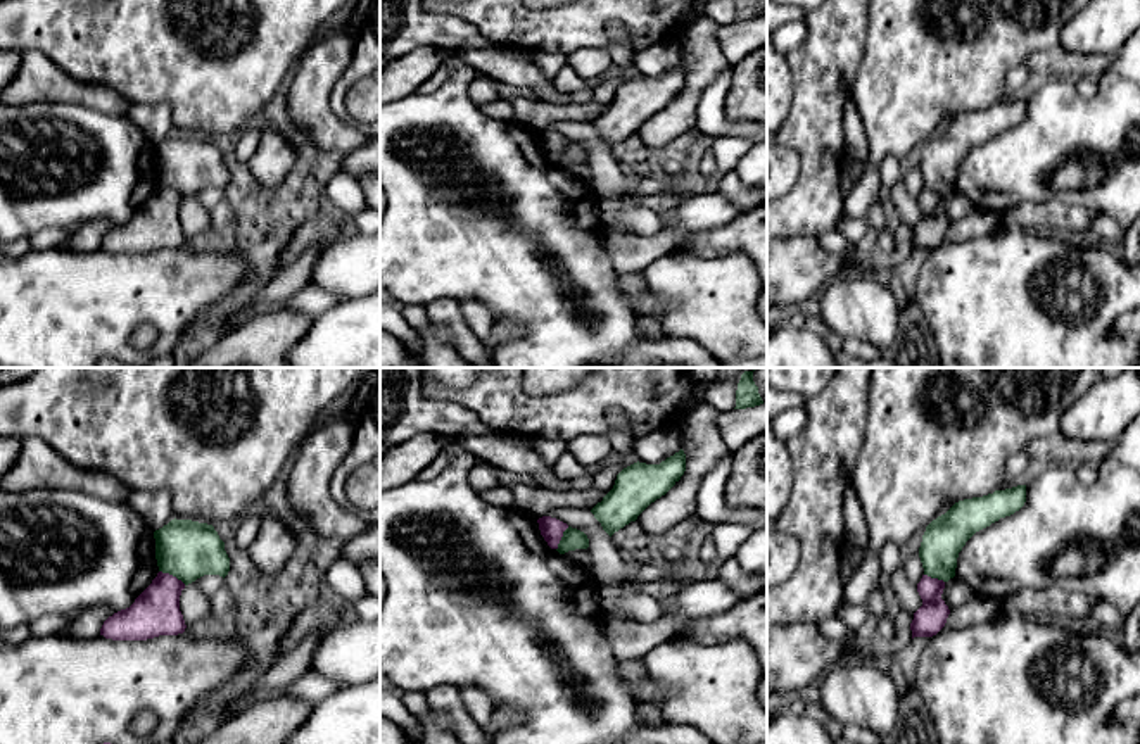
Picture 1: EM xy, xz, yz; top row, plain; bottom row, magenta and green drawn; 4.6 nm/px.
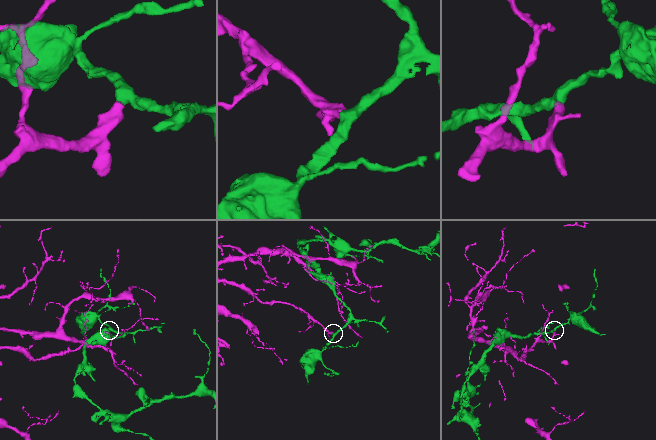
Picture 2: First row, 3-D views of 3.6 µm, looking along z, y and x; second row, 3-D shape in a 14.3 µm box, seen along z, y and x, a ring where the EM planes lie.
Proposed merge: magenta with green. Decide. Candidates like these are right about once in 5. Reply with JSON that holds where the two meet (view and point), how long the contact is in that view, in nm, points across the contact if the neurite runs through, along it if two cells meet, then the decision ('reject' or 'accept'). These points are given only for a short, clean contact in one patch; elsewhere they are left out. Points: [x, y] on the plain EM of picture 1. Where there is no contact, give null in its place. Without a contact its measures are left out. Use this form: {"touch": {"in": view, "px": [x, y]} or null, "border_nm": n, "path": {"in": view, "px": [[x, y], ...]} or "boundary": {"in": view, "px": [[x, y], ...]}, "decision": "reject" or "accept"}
{"touch": {"in": "xy", "px": [171, 189]}, "border_nm": 140, "boundary": {"in": "xy", "px": [[159, 183], [175, 189], [185, 197]]}, "decision": "reject"}

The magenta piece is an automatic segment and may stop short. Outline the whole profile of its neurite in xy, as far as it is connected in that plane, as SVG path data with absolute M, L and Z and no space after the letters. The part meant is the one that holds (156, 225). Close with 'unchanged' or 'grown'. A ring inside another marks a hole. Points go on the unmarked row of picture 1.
M159 185L135 216L109 230L100 249L112 254L147 254L159 249L183 247L187 238L180 224L185 197Z; unchanged

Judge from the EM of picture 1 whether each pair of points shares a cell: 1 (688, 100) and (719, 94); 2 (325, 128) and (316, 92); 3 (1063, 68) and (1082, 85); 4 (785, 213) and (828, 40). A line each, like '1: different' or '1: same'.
1: different
2: same
3: different
4: same

